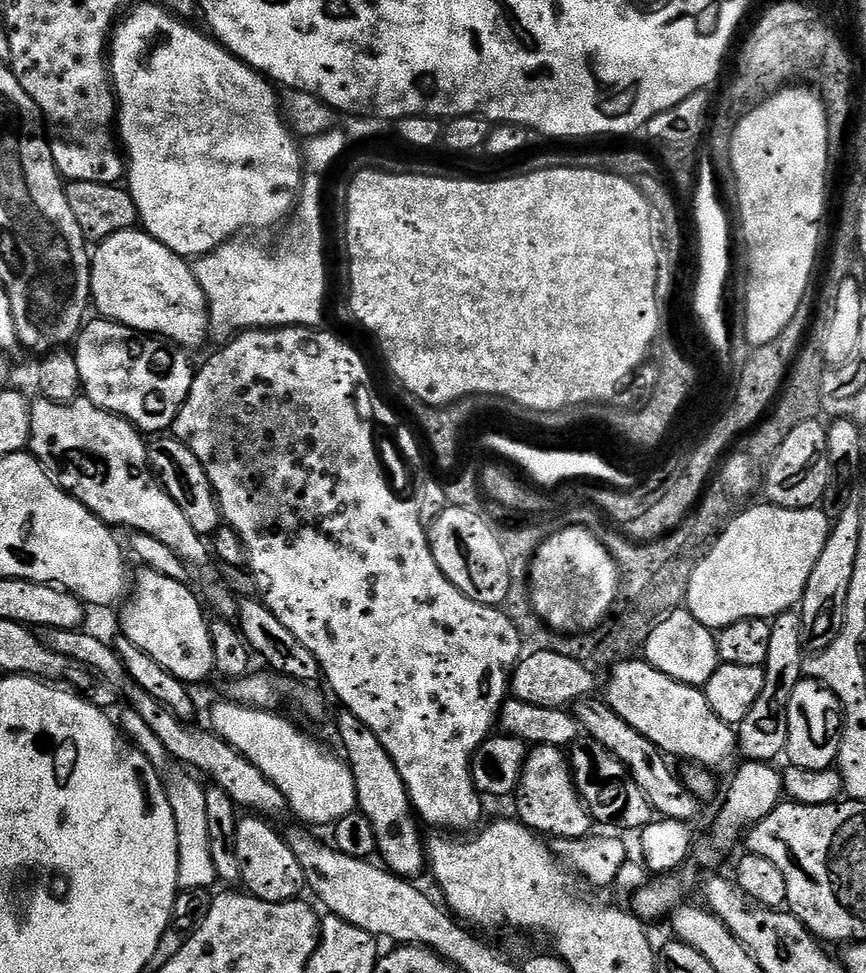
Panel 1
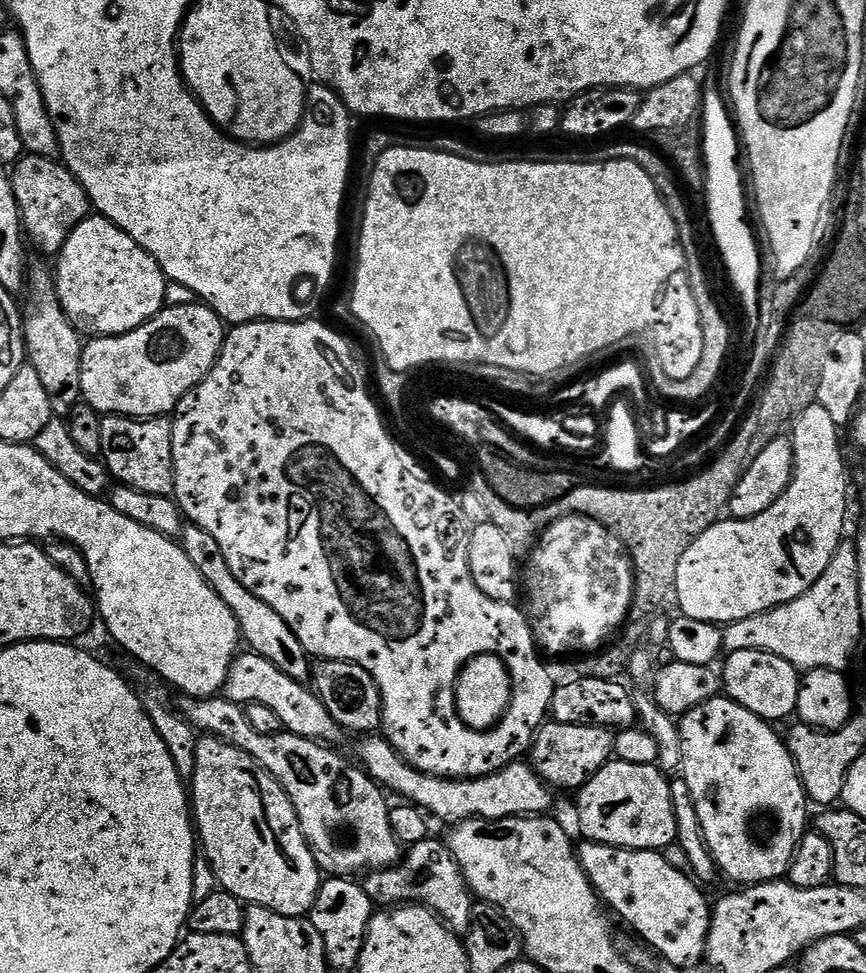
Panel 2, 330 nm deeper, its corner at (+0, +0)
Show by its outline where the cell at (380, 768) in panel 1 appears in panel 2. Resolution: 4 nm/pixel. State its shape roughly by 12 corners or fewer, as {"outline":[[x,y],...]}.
{"outline":[[210,530],[178,543],[230,606],[255,655],[301,682],[310,657],[278,610],[250,594]]}

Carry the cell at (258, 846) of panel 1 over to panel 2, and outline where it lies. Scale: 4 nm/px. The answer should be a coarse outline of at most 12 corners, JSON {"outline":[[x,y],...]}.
{"outline":[[211,734],[190,808],[223,891],[307,917],[322,883],[291,798]]}

